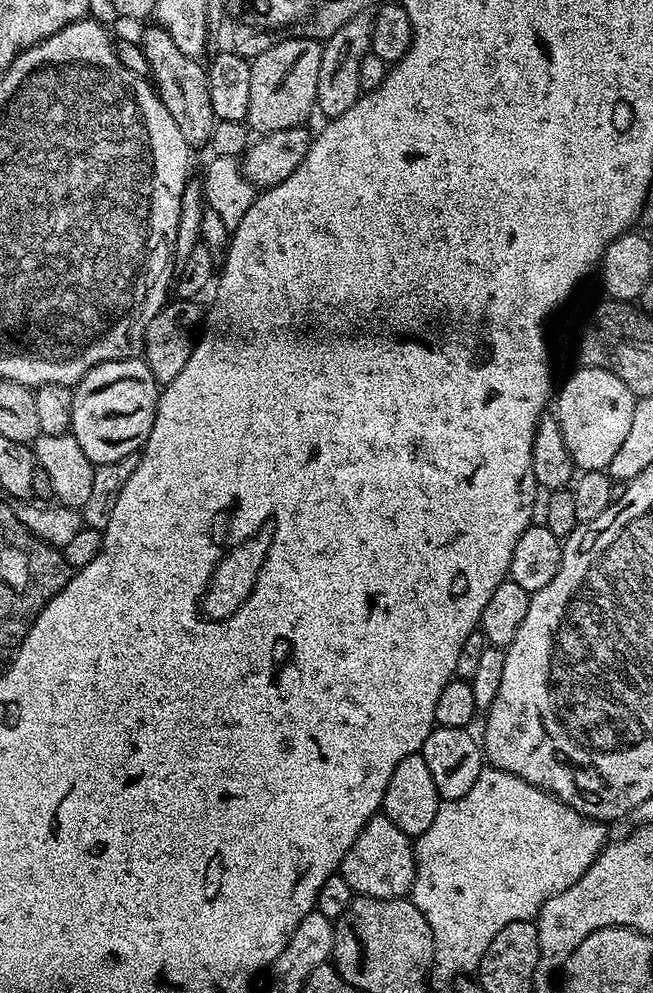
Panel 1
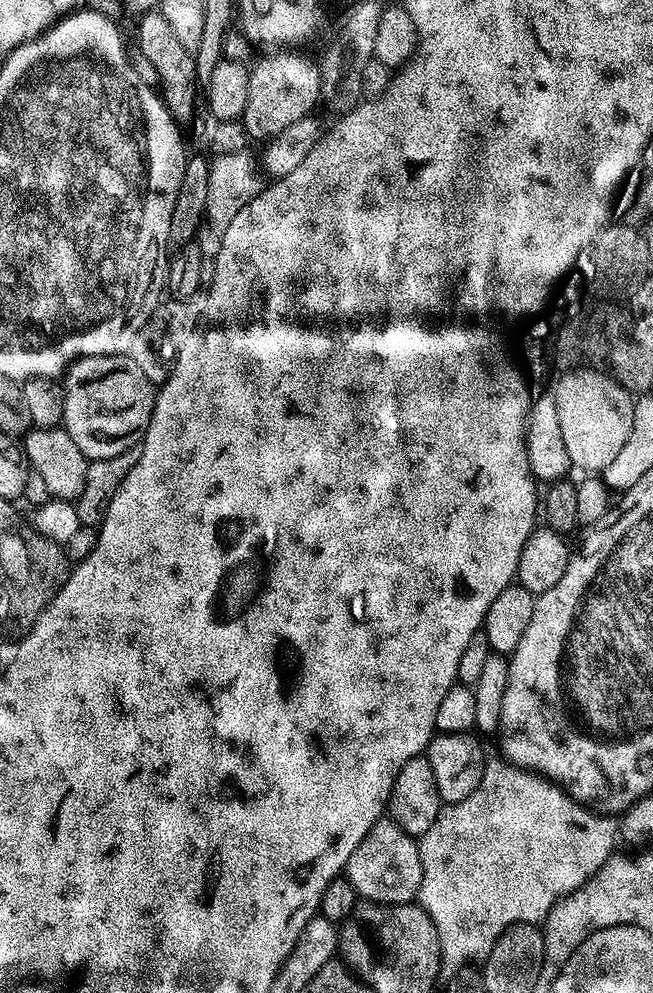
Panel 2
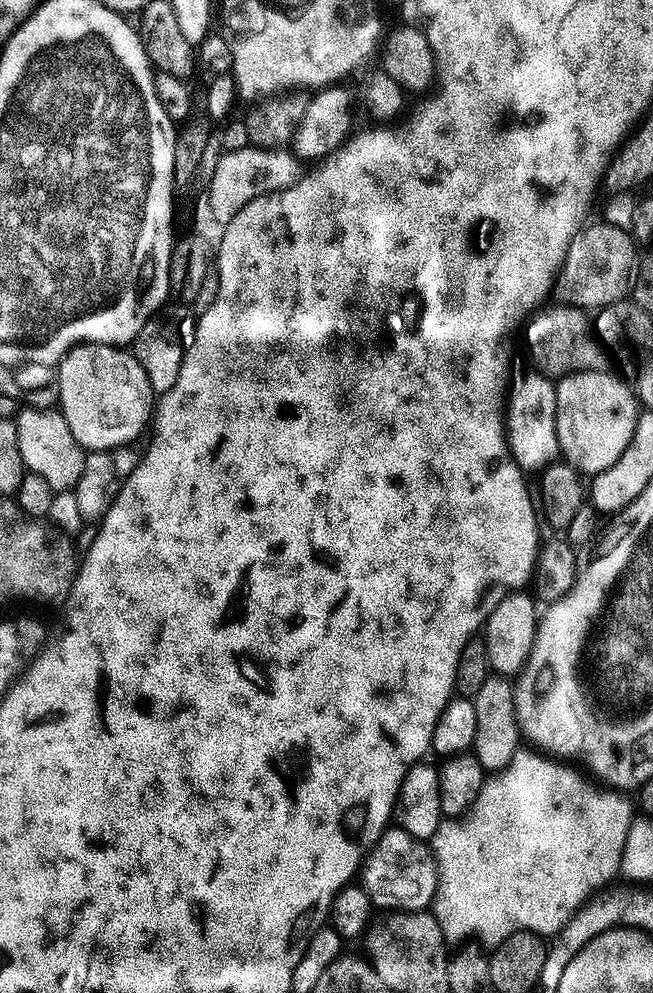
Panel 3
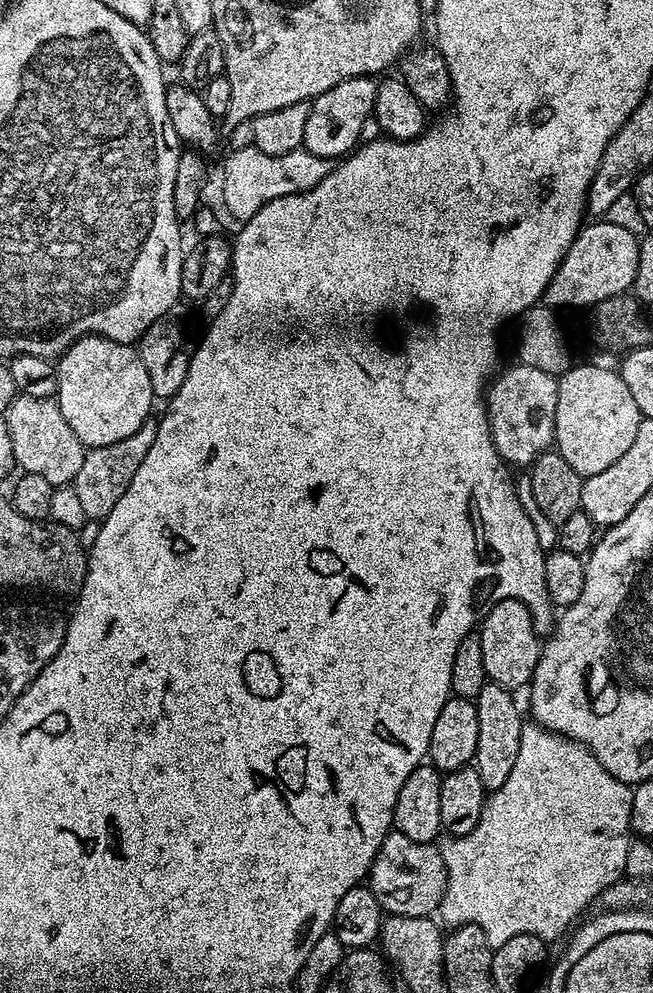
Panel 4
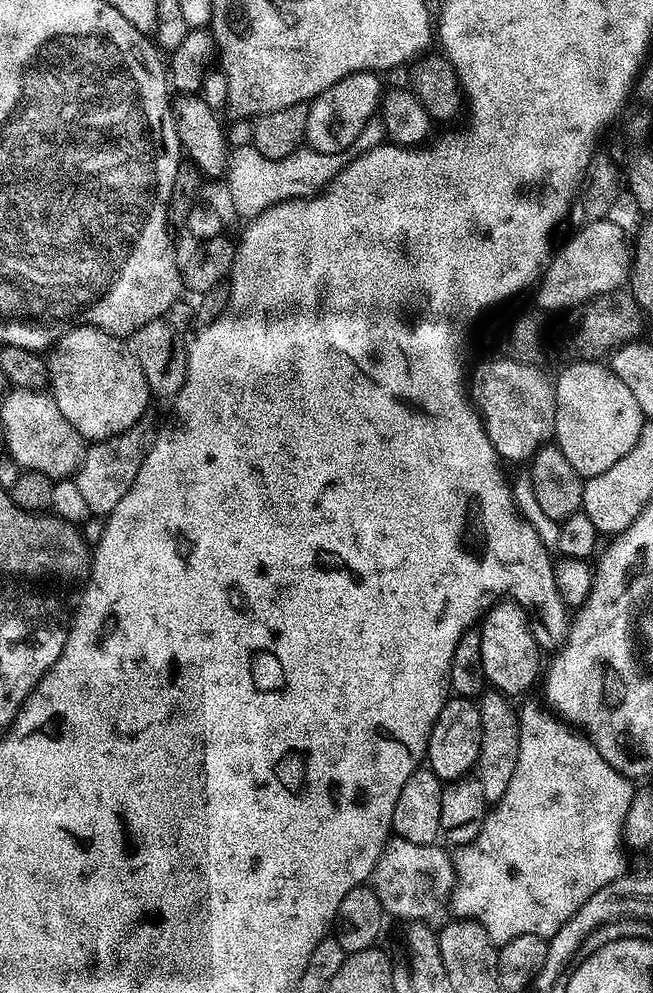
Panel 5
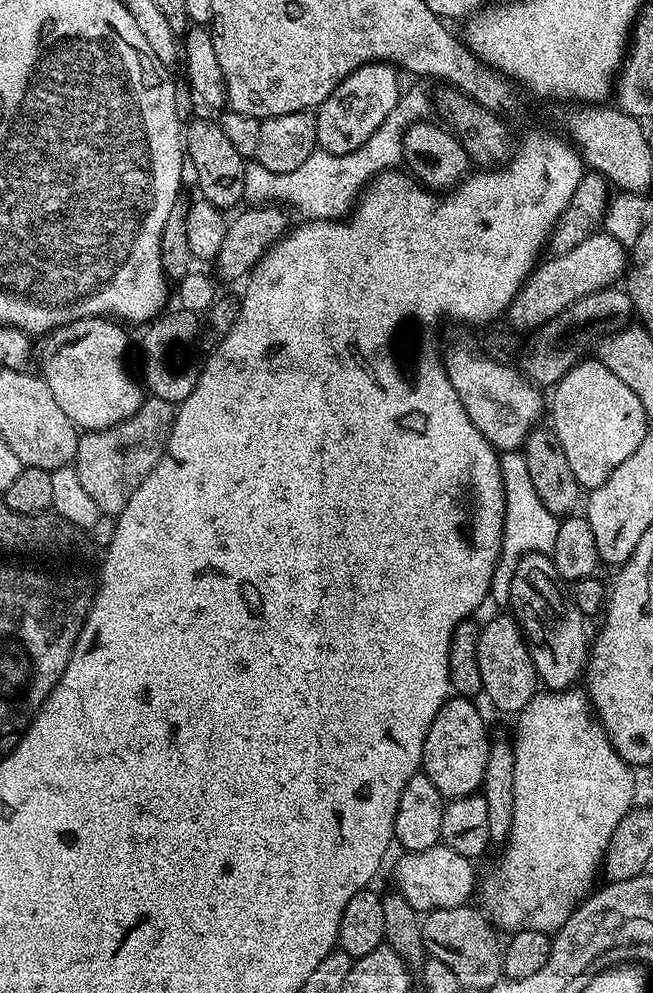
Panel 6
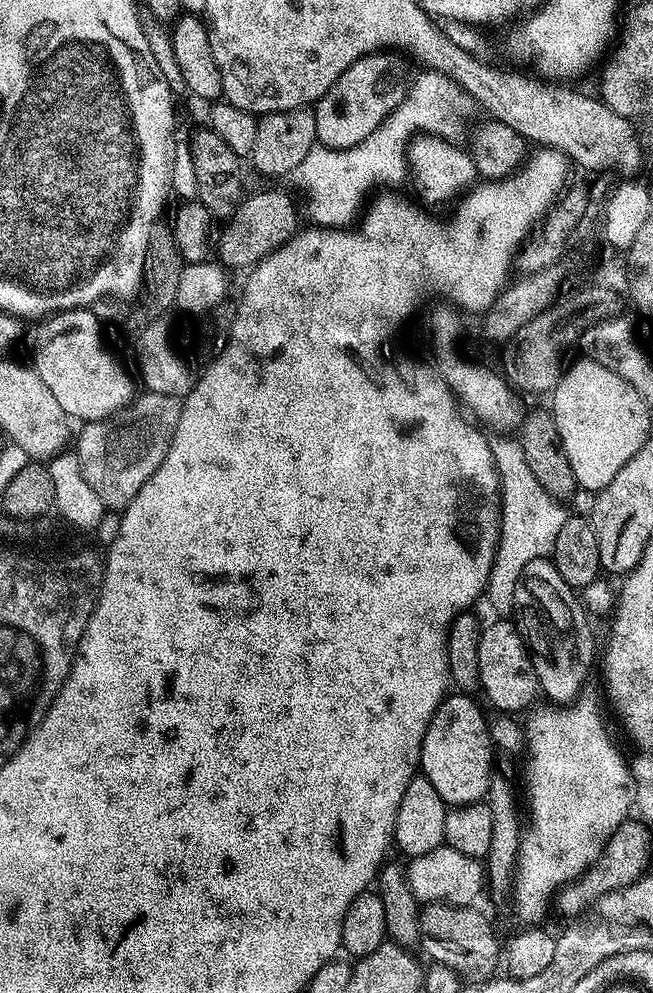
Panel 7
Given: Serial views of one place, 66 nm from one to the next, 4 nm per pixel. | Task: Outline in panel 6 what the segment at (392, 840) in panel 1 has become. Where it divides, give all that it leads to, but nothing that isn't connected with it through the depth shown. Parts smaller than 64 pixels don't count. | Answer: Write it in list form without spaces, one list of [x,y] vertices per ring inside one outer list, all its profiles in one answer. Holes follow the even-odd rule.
[[[442,842],[430,850],[404,852],[396,864],[395,891],[404,896],[420,914],[427,914],[439,908],[463,908],[469,903],[476,888],[476,872],[469,857],[450,850]]]

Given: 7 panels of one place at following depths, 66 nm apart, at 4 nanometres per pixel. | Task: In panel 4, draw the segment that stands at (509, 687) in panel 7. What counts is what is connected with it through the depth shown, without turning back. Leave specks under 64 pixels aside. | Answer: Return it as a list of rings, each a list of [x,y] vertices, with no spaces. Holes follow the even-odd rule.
[[[503,600],[485,612],[478,628],[482,642],[482,662],[489,681],[506,689],[517,690],[529,683],[532,672],[540,660],[541,637],[532,623],[532,611],[521,600]]]

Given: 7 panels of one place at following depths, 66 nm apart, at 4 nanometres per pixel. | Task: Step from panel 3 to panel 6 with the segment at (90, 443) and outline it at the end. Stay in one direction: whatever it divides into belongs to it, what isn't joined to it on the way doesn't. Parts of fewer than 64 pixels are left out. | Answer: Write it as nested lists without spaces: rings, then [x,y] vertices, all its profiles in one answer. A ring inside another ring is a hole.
[[[87,316],[81,320],[71,320],[68,324],[62,324],[59,328],[52,329],[43,337],[44,340],[44,369],[42,375],[46,383],[50,386],[51,392],[54,394],[54,399],[58,401],[58,407],[62,410],[62,414],[66,414],[66,418],[70,418],[72,423],[80,430],[95,430],[98,428],[109,428],[118,422],[122,422],[128,416],[132,416],[138,410],[142,399],[142,388],[134,377],[128,373],[128,368],[124,365],[124,332],[120,328],[119,323],[113,322],[111,319],[102,316]]]

